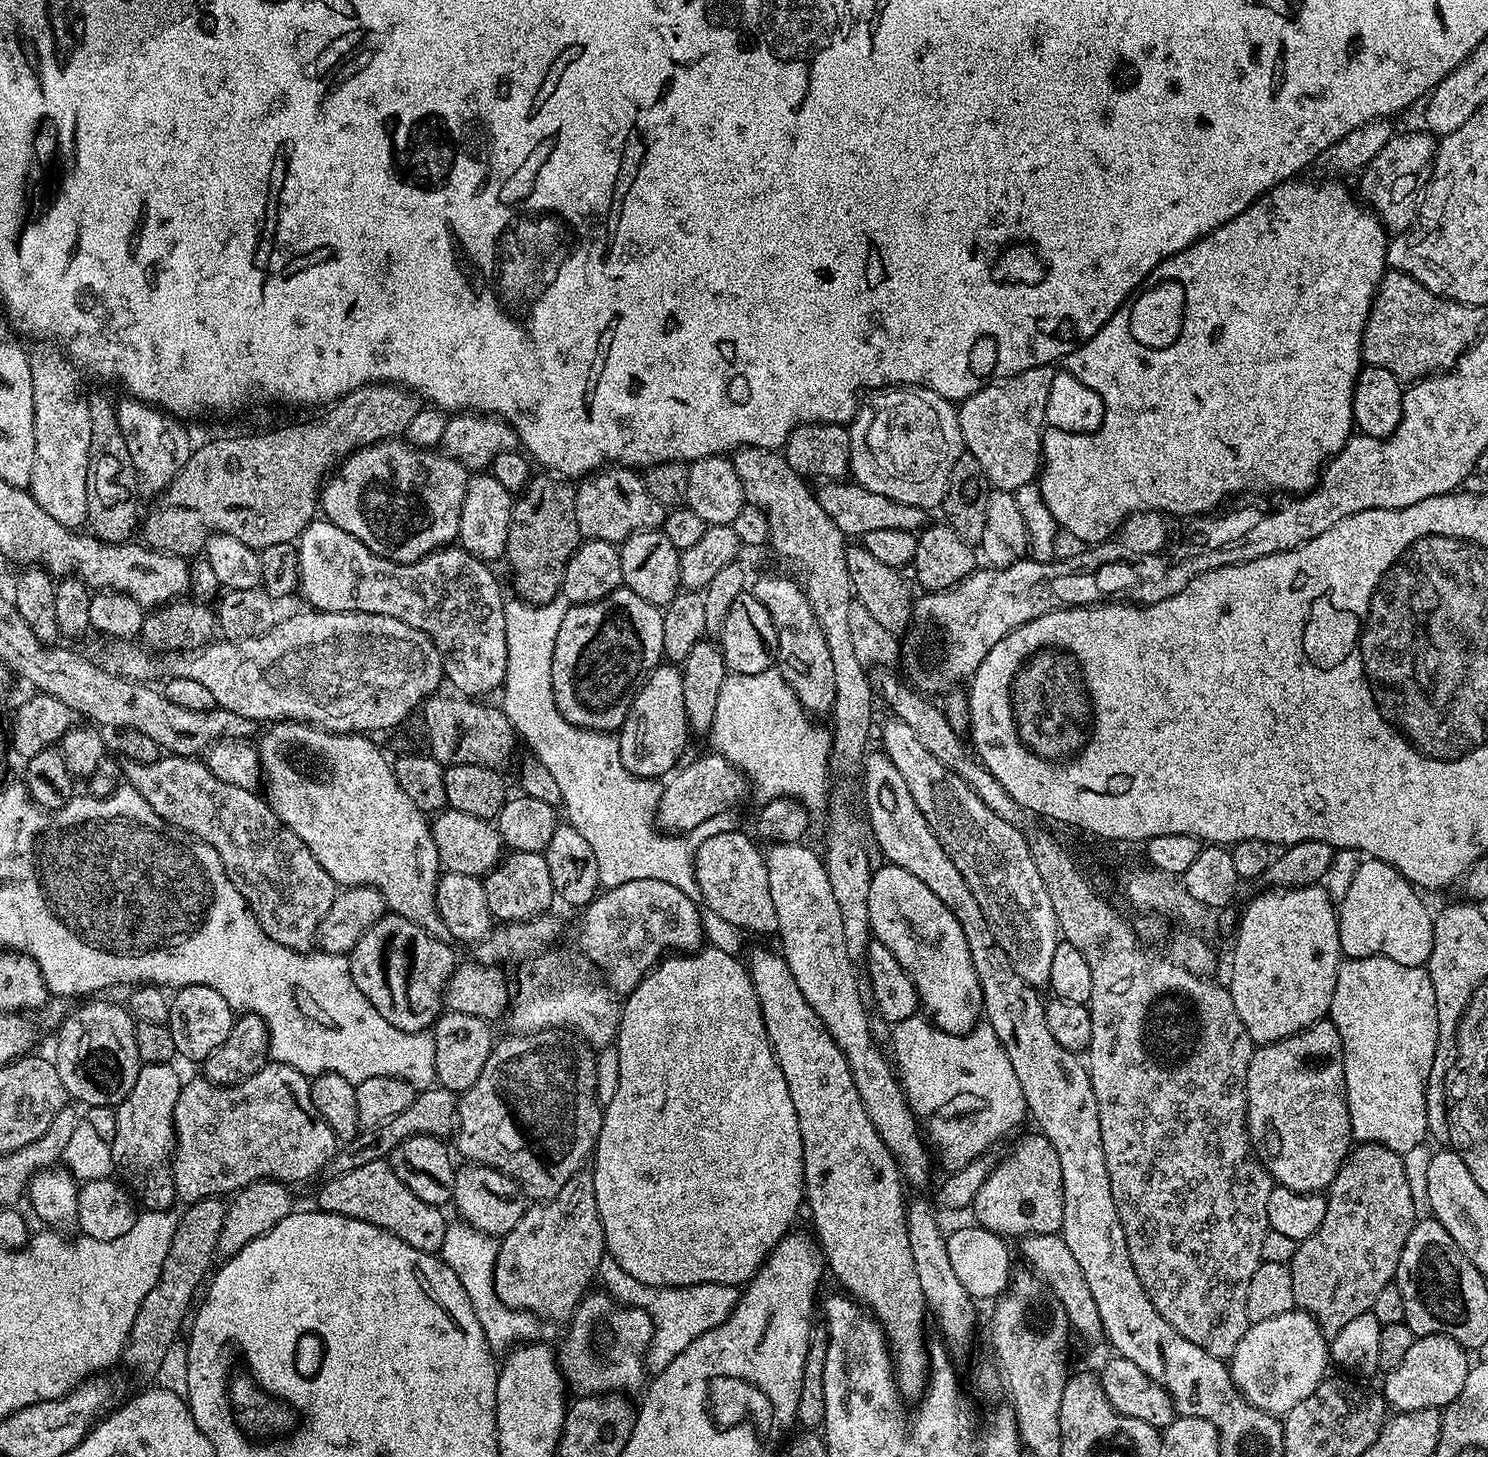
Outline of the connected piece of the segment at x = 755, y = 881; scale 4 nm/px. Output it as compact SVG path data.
M743 830L714 834L714 838L706 838L706 842L698 846L696 881L700 891L700 900L707 911L718 914L718 918L726 918L726 922L730 922L745 933L757 932L760 936L773 935L778 933L778 914L774 911L774 898L770 898L770 878L764 861L765 853L762 848L760 852L759 846L761 845L751 835L749 836Z

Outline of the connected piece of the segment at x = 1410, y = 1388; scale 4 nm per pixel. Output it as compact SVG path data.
M1421 1336L1410 1346L1406 1358L1398 1366L1387 1369L1382 1387L1382 1395L1389 1405L1393 1404L1396 1412L1413 1412L1427 1408L1448 1407L1462 1386L1466 1386L1466 1374L1470 1367L1469 1353L1449 1336Z

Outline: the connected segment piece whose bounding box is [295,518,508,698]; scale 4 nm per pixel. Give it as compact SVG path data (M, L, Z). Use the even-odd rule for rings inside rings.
M317 518L311 520L306 526L306 530L302 533L298 543L295 545L296 563L298 565L298 592L304 595L304 600L309 609L317 612L369 612L370 614L386 614L390 618L398 618L402 622L406 622L410 626L414 626L418 630L422 630L432 641L435 642L436 648L440 651L440 655L444 658L444 674L447 683L453 684L455 691L465 698L484 698L487 692L492 692L501 687L504 683L504 675L508 669L508 651L506 650L506 633L505 619L503 610L506 603L506 596L500 593L500 584L496 581L496 576L491 572L489 565L485 561L474 558L459 546L449 546L447 548L439 548L438 551L430 553L428 556L422 557L420 560L414 561L412 564L399 564L393 560L382 558L378 554L374 554L362 542L358 542L358 538L354 538L354 534L346 534L346 530L342 530L338 526L334 526L329 520Z

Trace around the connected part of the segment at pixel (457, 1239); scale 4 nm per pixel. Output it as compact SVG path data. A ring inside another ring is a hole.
M449 1223L446 1238L439 1250L439 1257L458 1274L458 1282L462 1282L462 1290L466 1290L466 1298L470 1298L470 1306L474 1306L474 1314L478 1314L478 1322L482 1322L482 1330L488 1339L488 1347L493 1353L504 1354L521 1342L532 1342L537 1339L536 1332L523 1324L521 1313L506 1308L494 1290L494 1266L498 1240L495 1236L467 1223Z

